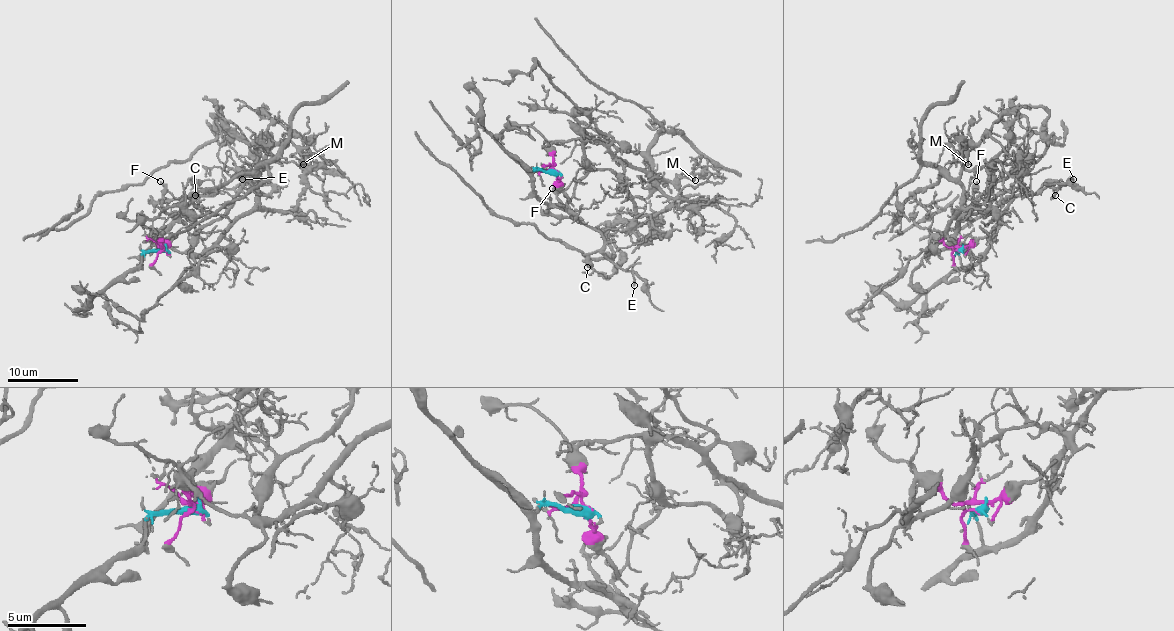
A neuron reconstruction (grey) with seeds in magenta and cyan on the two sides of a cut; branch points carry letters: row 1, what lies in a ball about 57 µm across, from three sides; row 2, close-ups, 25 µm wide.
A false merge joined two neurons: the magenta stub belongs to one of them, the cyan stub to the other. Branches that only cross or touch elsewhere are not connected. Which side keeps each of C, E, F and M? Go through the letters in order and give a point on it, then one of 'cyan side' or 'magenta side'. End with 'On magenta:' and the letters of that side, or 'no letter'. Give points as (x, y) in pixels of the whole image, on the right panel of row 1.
C: at (1055, 195); cyan side
E: at (1073, 179); cyan side
F: at (976, 181); cyan side
M: at (968, 164); magenta side
On magenta: M

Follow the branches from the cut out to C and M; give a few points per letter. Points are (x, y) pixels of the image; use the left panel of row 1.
C: (164, 250), (145, 250), (141, 266), (141, 259), (152, 242), (192, 201), (212, 194), (196, 185), (196, 196)
M: (164, 250), (159, 238), (180, 252), (203, 254), (252, 208), (263, 157), (273, 147), (289, 141), (303, 164)

